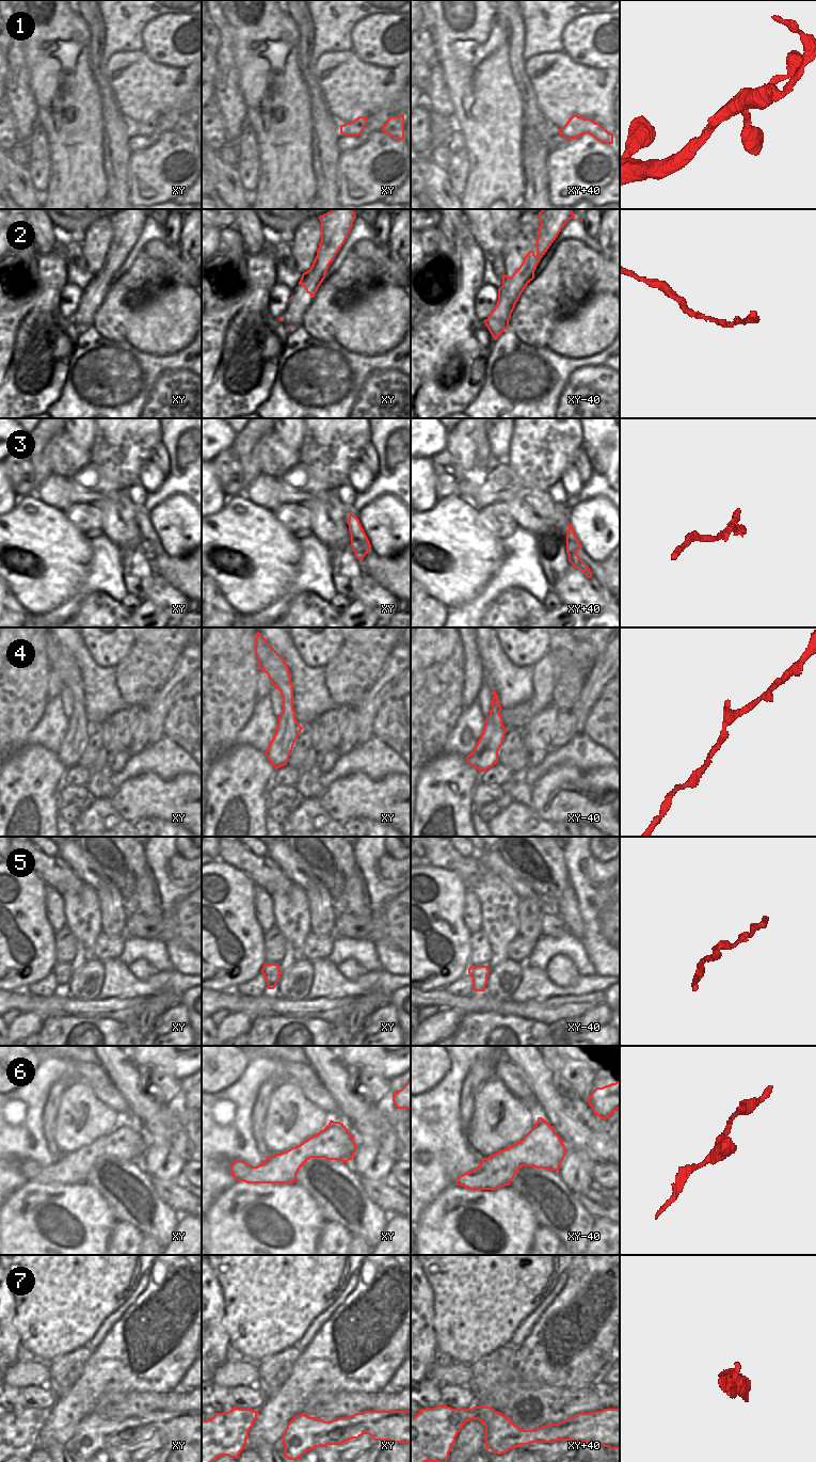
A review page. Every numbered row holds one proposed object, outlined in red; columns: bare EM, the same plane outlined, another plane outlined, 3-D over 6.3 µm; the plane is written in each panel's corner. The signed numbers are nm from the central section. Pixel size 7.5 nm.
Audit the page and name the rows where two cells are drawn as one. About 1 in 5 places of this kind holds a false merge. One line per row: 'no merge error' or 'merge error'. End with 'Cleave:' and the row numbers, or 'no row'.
1: no merge error
2: no merge error
3: no merge error
4: no merge error
5: no merge error
6: no merge error
7: no merge error
Cleave: no row

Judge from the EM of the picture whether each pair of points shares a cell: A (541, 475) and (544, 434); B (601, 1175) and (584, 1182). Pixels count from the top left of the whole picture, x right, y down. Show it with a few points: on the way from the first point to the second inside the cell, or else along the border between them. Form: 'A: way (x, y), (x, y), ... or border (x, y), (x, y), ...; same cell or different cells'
A: way (541, 465), (541, 449), (544, 444); same cell
B: border (595, 1164), (591, 1174), (592, 1187); different cells

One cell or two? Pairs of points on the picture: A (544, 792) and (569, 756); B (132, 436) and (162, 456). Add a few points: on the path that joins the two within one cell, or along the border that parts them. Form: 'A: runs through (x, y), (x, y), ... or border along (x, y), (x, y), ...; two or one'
A: border along (588, 769), (557, 765), (541, 776); two
B: border along (160, 442), (153, 448), (149, 459); two

